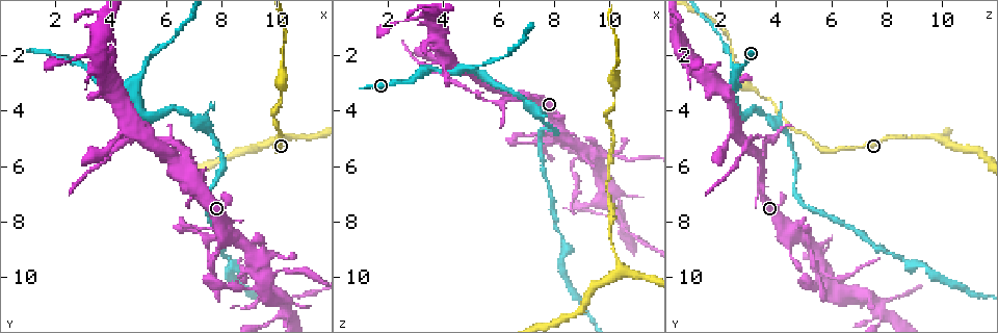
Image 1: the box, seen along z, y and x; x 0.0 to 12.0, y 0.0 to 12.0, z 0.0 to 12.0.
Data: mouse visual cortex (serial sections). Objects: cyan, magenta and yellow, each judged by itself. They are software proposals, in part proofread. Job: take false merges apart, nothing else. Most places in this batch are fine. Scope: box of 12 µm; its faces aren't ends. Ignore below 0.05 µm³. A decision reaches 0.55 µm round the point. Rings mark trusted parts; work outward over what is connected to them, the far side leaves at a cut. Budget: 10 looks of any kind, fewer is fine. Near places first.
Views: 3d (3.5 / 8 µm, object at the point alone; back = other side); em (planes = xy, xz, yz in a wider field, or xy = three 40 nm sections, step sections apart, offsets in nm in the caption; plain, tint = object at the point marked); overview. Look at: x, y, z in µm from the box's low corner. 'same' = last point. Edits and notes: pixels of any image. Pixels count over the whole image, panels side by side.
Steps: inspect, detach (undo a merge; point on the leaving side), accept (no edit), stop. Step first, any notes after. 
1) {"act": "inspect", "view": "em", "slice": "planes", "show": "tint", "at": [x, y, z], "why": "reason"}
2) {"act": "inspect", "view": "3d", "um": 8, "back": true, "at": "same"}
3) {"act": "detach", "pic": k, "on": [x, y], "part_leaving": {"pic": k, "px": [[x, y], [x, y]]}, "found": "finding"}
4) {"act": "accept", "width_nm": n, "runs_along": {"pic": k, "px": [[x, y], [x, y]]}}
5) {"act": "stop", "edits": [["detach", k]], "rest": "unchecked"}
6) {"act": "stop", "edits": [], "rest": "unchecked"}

{"act": "inspect", "view": "3d", "um": 3.5, "at": [6.7, 6.2, 3.5], "why": "two arms in line, one across"}

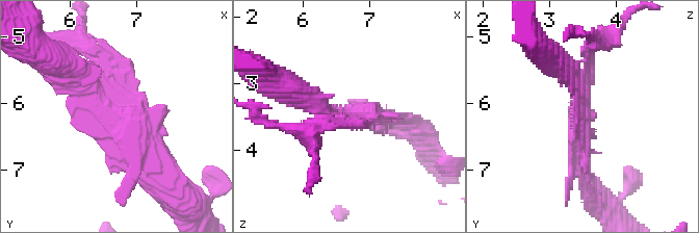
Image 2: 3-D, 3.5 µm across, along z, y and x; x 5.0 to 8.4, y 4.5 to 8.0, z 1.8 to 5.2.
{"act": "inspect", "view": "em", "slice": "xy", "step": 3, "show": "tint", "at": [6.65, 6.20, 3.50], "why": "now the EM"}

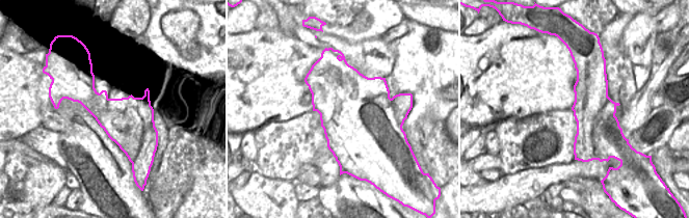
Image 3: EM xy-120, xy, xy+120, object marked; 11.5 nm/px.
{"act": "accept", "runs_along": {"pic": 2, "px": [[157, 169], [68, 66]]}, "found": "one cell here"}

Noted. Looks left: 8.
{"act": "inspect", "view": "3d", "um": 3.5, "at": [4.5, 3.1, 2.6], "why": "three-way junction"}

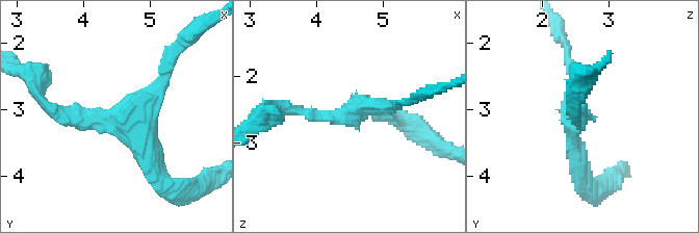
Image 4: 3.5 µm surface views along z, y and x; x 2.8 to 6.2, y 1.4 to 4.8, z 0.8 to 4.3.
{"act": "inspect", "view": "em", "slice": "xy", "step": 3, "show": "tint", "at": [4.60, 3.15, 2.50]}

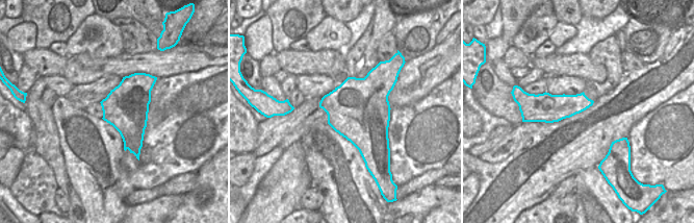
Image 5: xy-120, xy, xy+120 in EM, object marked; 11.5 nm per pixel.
{"act": "accept", "arms": 3, "runs_along": {"pic": 4, "px": [[54, 112], [119, 115], [157, 177]]}, "found": "all the same cell"}

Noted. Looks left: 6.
{"act": "inspect", "view": "3d", "um": 3.5, "at": [10.4, 5.0, 9.8], "why": "sharp bend"}

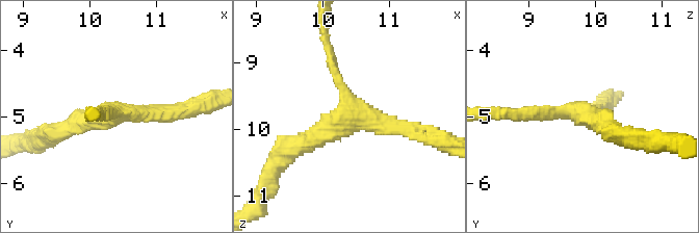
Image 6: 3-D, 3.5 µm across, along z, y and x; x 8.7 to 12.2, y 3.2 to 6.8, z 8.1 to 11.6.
{"act": "inspect", "view": "em", "slice": "xy", "step": 5, "show": "tint", "at": [10.35, 4.95, 9.80], "arms": 3, "arm_widths_nm": [150, 250, 300], "why": "need the tissue"}

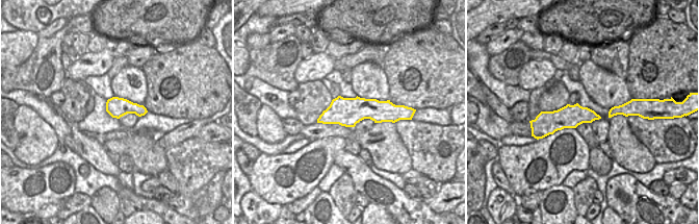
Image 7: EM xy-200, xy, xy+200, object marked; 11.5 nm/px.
{"act": "inspect", "view": "em", "slice": "xy", "step": 3, "show": "tint", "at": "same"}

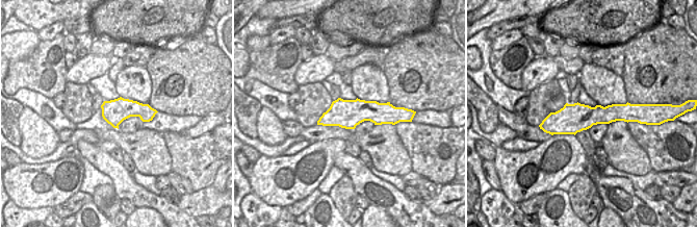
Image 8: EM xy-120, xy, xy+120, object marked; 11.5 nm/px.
{"act": "accept", "runs_along": {"pic": 6, "px": [[330, 48], [345, 114], [291, 150]]}, "found": "continuous, no second cell"}

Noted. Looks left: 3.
{"act": "inspect", "view": "3d", "um": 3.5, "back": true, "at": [9.3, 9.7, 5.7], "why": "four arms meet"}

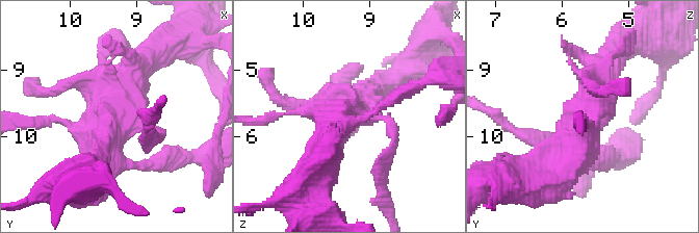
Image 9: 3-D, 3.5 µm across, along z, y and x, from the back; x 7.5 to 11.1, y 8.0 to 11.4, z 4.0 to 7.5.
{"act": "inspect", "view": "em", "slice": "xy", "step": 1, "show": "plain", "at": [9.35, 9.65, 5.65]}

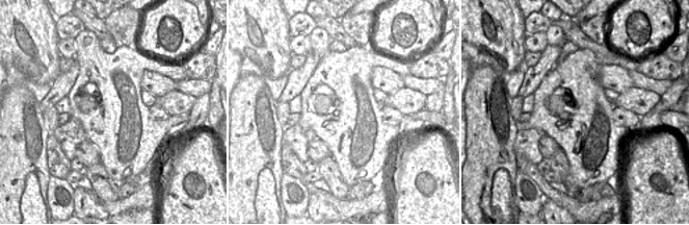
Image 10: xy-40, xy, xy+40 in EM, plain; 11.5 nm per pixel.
{"act": "inspect", "view": "em", "slice": "xy", "step": 1, "show": "tint", "at": "same"}

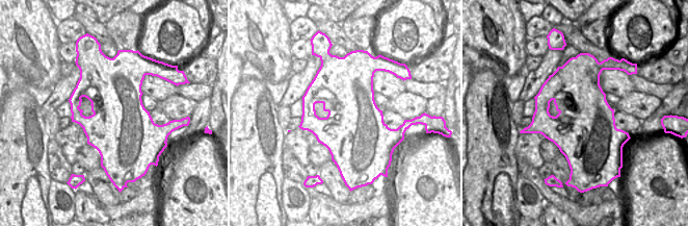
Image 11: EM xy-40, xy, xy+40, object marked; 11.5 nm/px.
{"act": "accept", "runs_along": {"pic": 9, "px": [[158, 47], [113, 101], [104, 159]]}, "found": "one cell here"}

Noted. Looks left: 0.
{"act": "stop", "edits": [], "rest": "unchecked"}

